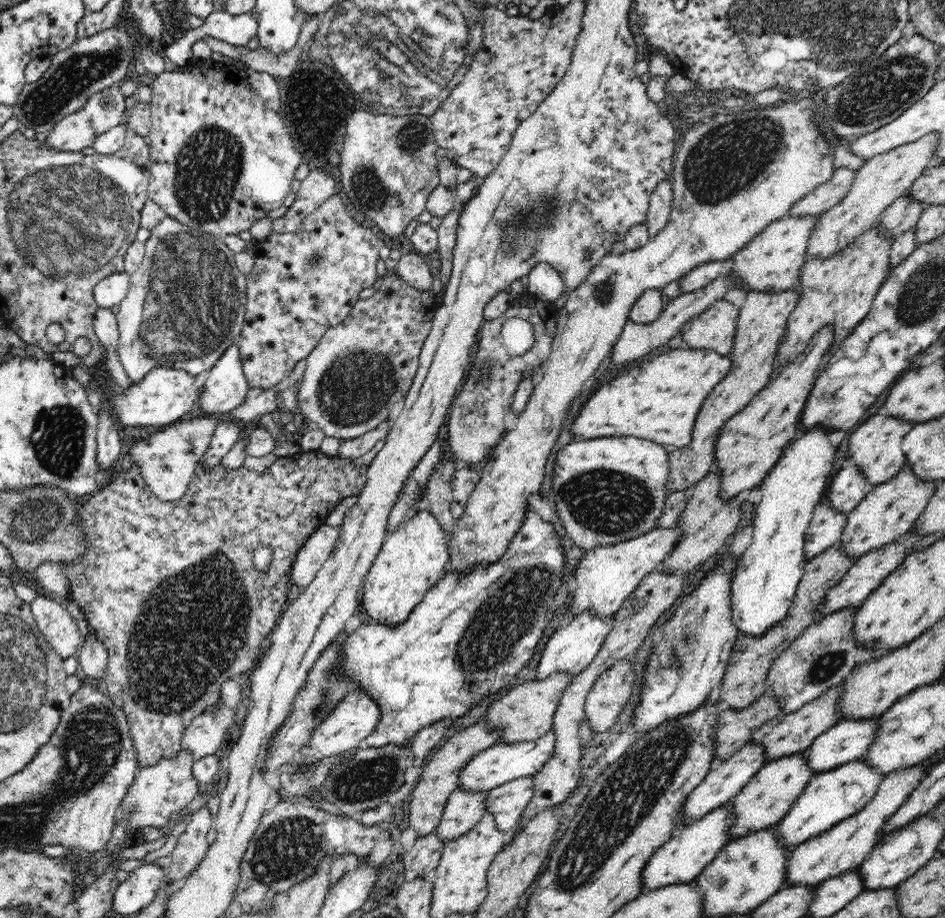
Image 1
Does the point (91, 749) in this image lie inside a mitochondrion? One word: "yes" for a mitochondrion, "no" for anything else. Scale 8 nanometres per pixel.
yes

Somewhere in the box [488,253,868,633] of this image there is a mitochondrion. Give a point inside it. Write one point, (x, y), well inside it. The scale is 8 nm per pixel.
(607, 502)

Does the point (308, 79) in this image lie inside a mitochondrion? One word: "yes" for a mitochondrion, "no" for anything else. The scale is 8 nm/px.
yes

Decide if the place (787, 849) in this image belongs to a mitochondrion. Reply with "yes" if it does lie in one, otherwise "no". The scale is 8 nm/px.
no

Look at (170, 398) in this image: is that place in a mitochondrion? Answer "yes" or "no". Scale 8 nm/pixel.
no

